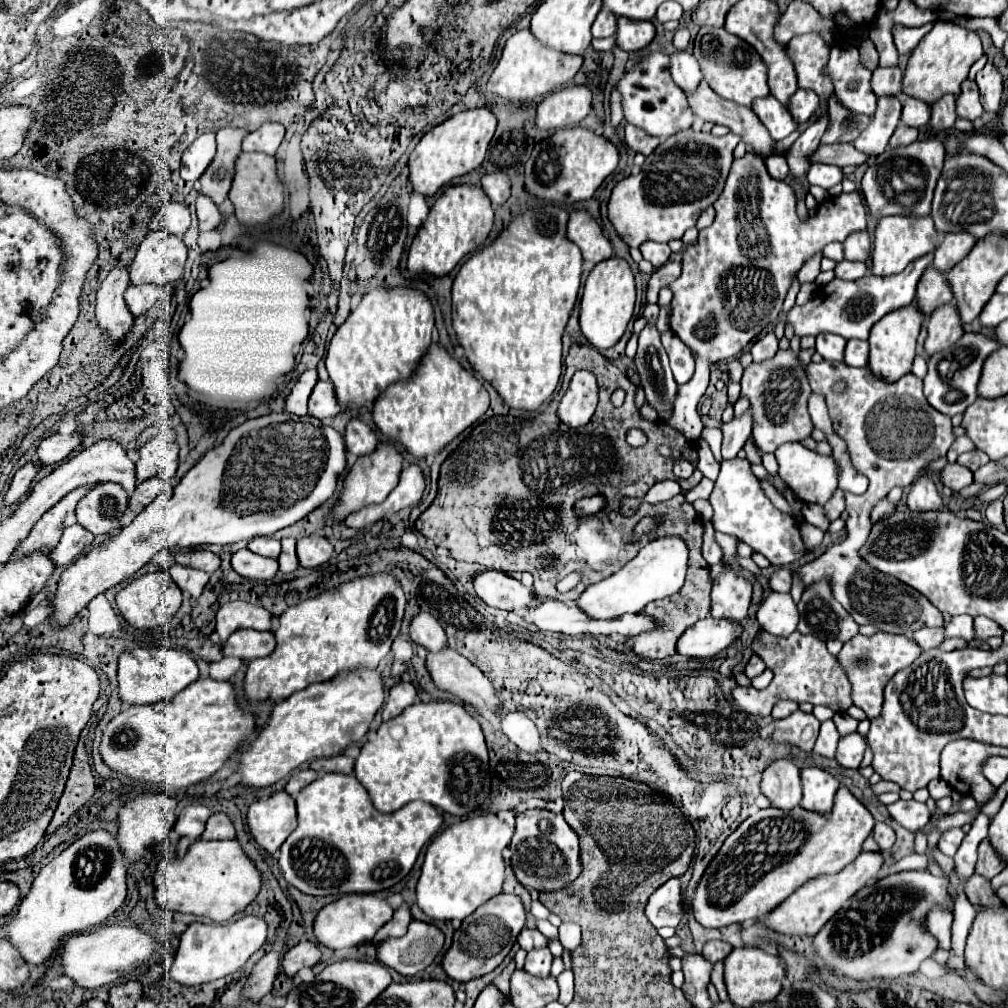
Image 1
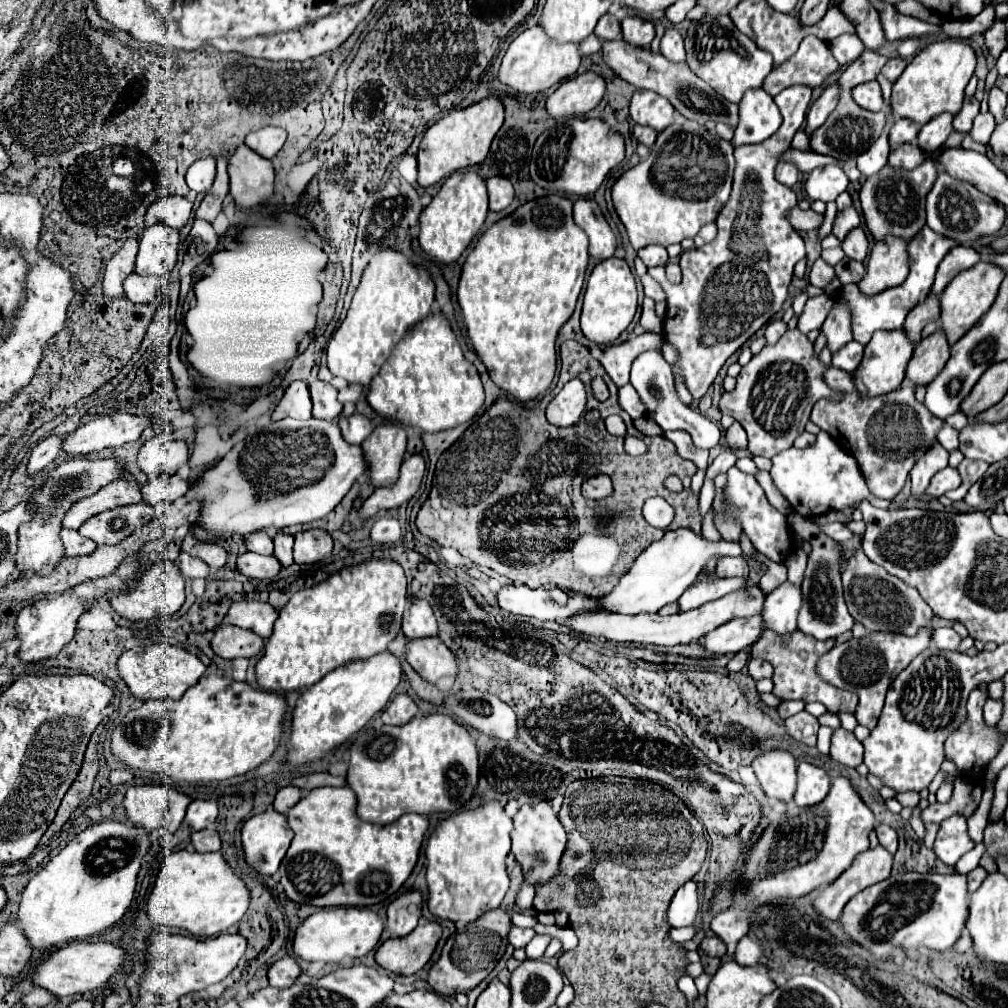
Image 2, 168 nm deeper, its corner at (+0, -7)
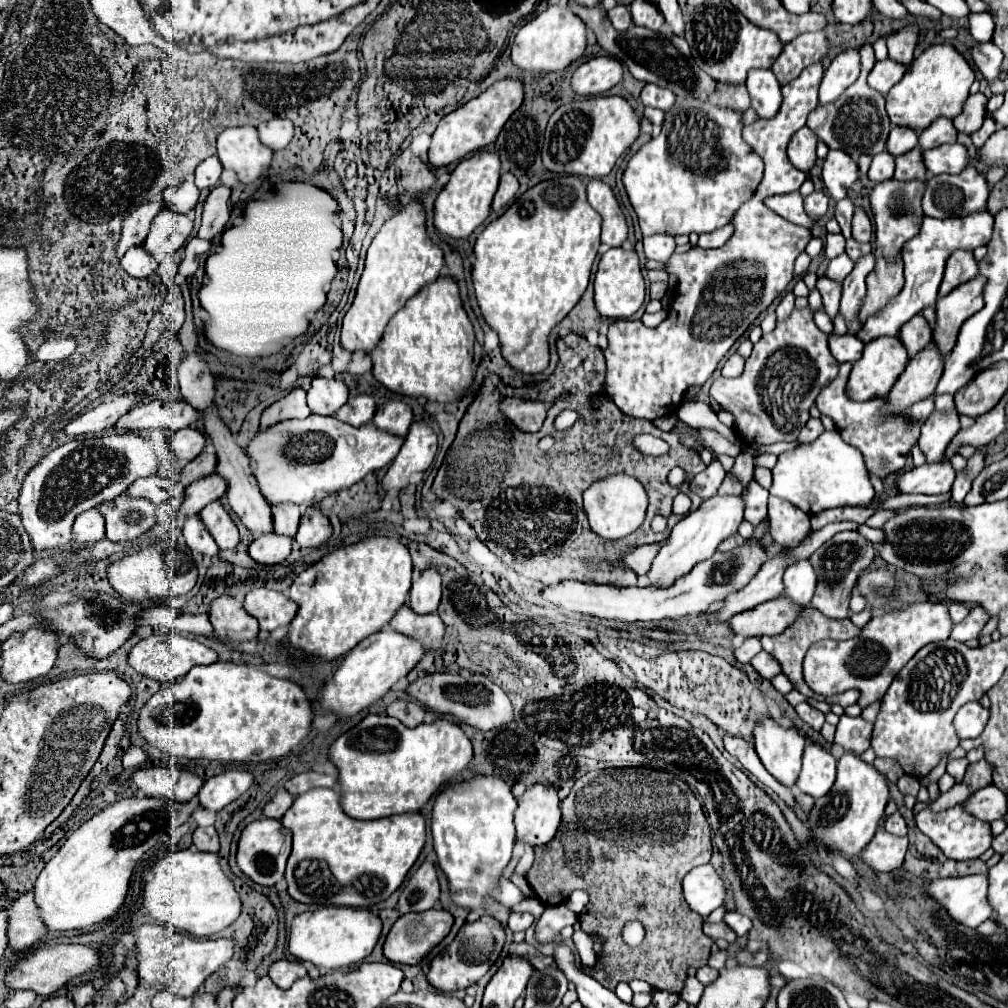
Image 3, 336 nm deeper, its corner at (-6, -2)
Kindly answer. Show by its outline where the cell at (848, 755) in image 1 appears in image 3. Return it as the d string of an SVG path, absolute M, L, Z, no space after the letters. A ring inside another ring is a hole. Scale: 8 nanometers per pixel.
M842 715L840 723L836 725L836 741L844 751L862 755L870 747L870 735L872 735L872 723L864 721L862 717L848 717Z

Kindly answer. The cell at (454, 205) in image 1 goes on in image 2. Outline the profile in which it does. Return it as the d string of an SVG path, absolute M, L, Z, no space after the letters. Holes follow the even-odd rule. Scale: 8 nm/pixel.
M454 172L420 214L420 246L432 258L452 264L472 242L488 214L486 182L480 172Z

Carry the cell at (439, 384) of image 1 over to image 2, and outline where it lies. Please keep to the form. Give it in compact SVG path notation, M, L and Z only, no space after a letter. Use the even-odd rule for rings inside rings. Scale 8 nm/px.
M440 310L412 326L378 372L370 382L368 402L388 420L418 426L424 432L438 432L472 422L482 412L484 388L478 370L464 358L456 334Z

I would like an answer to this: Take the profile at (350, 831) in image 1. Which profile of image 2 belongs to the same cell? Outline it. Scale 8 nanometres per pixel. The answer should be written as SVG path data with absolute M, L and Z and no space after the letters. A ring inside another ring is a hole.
M314 788L288 812L288 826L294 832L292 844L280 864L280 884L286 896L298 904L310 904L318 908L330 906L374 906L390 898L410 876L424 834L428 830L428 818L420 814L404 814L394 824L370 824L356 816L356 794L344 788Z

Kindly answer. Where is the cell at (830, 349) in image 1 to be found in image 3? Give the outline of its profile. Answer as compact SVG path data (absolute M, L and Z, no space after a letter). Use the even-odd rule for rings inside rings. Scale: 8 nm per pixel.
M870 253L854 263L852 273L844 279L844 285L842 285L840 315L844 317L848 333L852 333L852 335L856 335L862 327L858 313L860 313L860 309L864 305L864 297L866 297L866 275L872 269L874 269L874 255Z

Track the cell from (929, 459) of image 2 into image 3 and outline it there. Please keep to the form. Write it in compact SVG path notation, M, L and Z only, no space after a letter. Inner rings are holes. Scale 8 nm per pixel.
M932 411L922 425L922 435L918 441L920 451L926 457L926 463L944 461L946 449L958 431L960 431L960 423L954 413Z

